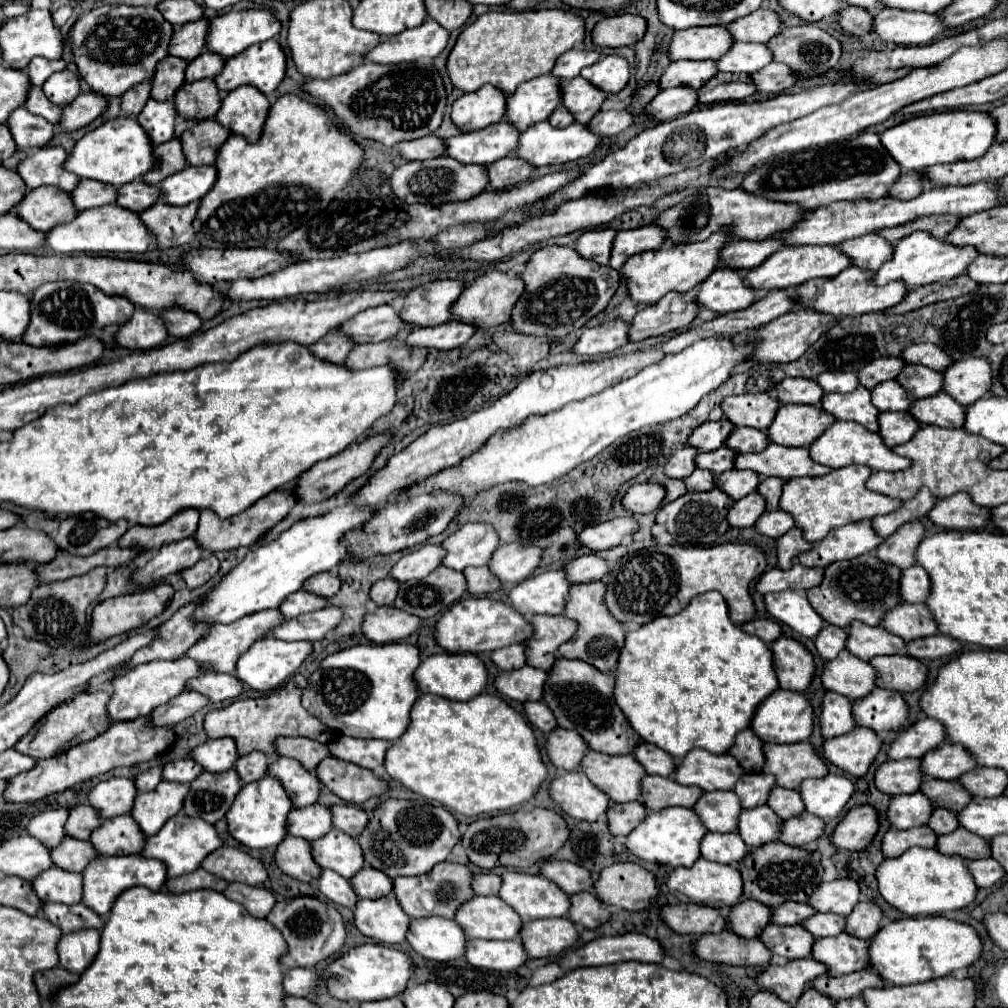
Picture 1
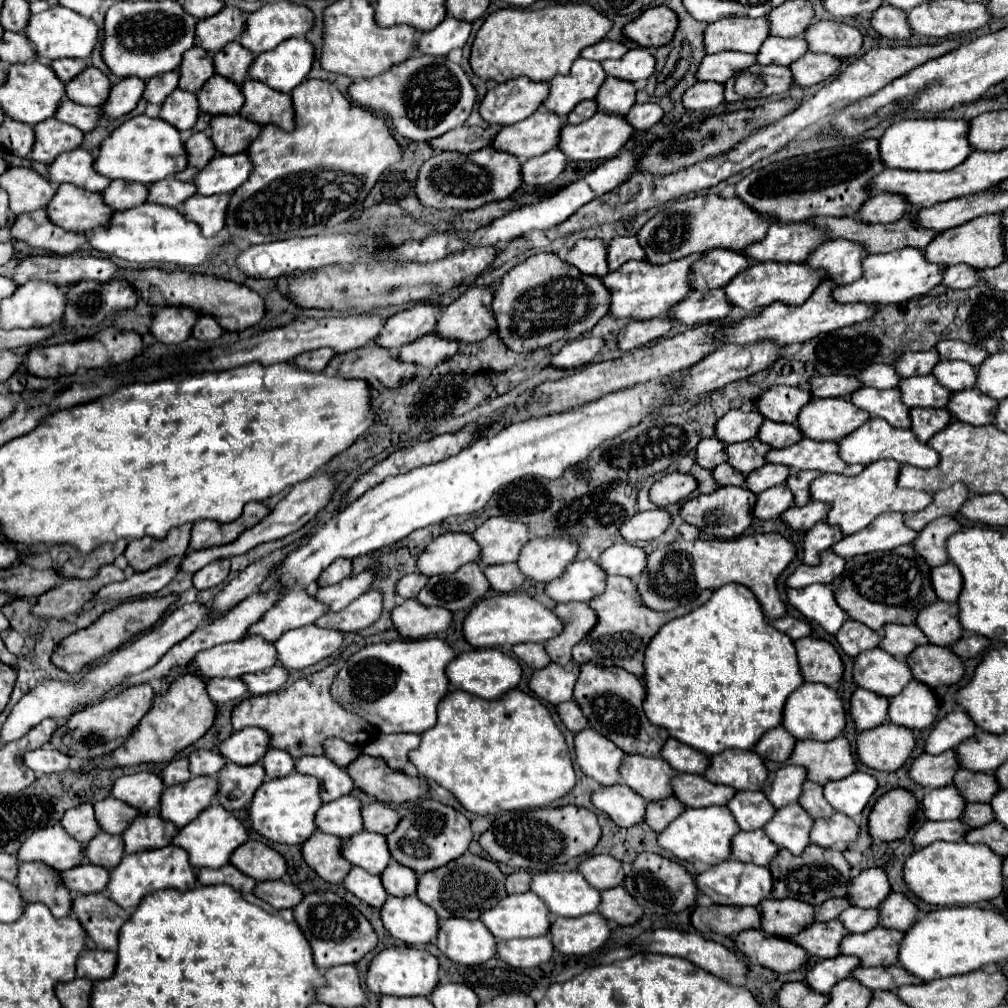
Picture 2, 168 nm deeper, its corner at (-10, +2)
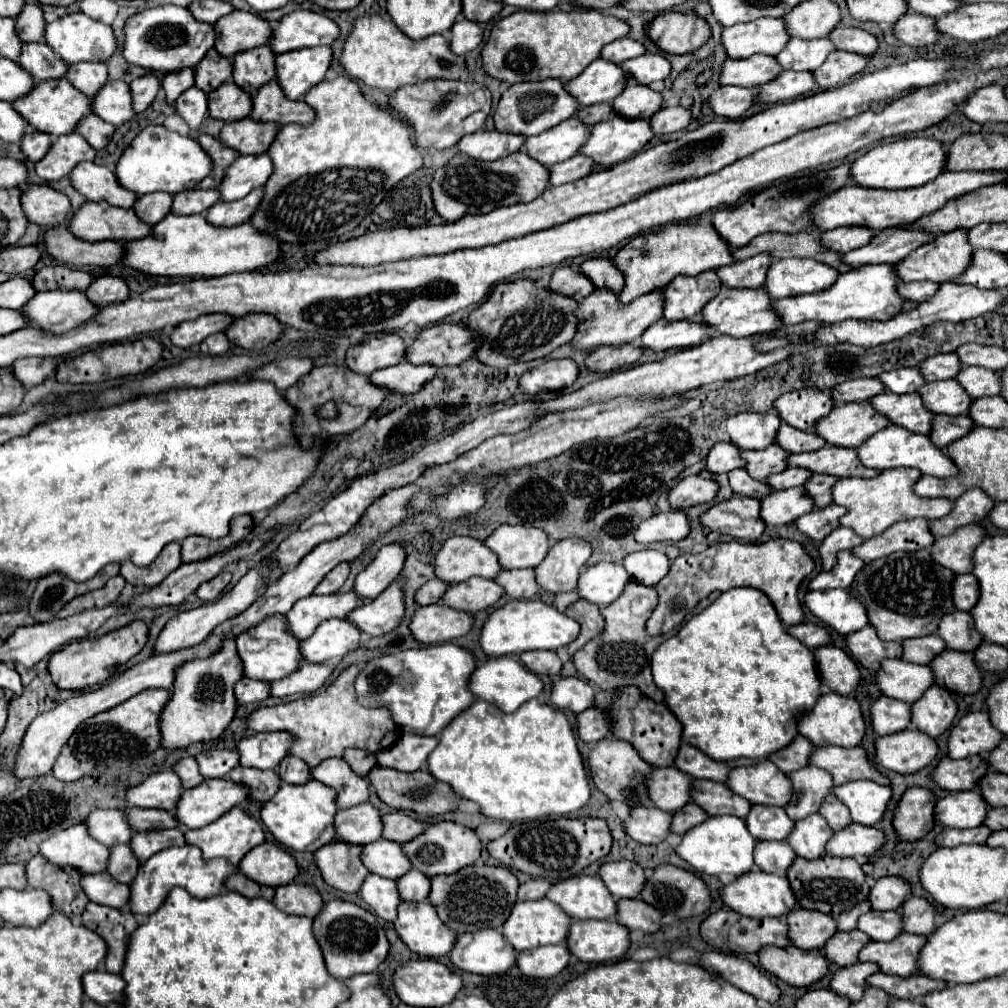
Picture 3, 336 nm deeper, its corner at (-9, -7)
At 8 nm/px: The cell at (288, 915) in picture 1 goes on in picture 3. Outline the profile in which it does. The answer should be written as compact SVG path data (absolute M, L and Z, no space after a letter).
M339 899L325 903L315 915L313 935L323 951L325 967L335 979L347 979L357 973L373 973L389 951L389 941L377 923L377 917L353 903Z

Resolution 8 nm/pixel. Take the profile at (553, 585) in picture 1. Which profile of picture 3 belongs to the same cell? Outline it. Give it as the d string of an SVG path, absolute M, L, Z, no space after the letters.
M599 563L579 575L577 593L579 599L603 607L621 595L627 581L627 571L619 563Z

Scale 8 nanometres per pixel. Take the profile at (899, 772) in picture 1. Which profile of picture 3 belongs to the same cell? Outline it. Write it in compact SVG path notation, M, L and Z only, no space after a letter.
M973 755L971 759L959 759L959 761L951 761L949 757L945 757L933 769L931 779L941 789L967 791L967 789L975 789L977 781L985 773L987 773L987 763L977 755Z

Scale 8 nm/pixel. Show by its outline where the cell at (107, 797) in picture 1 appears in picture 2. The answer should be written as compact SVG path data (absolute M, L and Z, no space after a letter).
M138 772L130 776L122 776L114 782L112 796L124 800L126 804L150 812L160 808L160 796L164 790L164 782L154 772Z

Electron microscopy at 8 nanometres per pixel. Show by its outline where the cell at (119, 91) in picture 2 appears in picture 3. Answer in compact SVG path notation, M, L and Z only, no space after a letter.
M145 75L135 79L131 85L131 99L133 99L133 111L139 115L143 113L155 99L157 91L159 91L159 79L155 75Z

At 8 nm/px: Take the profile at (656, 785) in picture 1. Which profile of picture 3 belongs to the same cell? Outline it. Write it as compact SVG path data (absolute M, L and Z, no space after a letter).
M697 779L691 783L691 799L707 815L735 815L747 817L751 803L735 793L731 793L723 783Z

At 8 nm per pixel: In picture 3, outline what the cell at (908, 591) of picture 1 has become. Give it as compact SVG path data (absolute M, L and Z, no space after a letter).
M971 573L955 575L955 581L951 585L951 593L953 593L953 605L961 611L969 611L971 605L975 605L975 601L977 601L975 577L971 577Z

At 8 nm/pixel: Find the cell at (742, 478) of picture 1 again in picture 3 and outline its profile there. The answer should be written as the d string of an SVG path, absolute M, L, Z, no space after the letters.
M785 469L781 473L767 477L765 483L773 491L779 491L779 489L789 489L789 487L799 487L799 485L803 485L803 481L807 481L807 477L811 477L811 473L807 473L807 469Z

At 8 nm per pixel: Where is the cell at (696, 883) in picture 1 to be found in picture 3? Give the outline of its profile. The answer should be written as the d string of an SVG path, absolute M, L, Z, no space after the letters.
M749 871L739 875L733 883L727 883L719 889L719 897L725 903L725 907L733 909L739 915L745 917L785 917L795 907L795 897L791 897L791 887L787 885L787 879L773 873L763 871Z

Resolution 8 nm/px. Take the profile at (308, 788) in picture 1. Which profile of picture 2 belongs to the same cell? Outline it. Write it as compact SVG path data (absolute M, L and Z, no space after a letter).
M302 756L296 760L296 772L316 776L324 784L324 802L338 800L354 790L354 780L350 778L346 768L336 766L326 756Z

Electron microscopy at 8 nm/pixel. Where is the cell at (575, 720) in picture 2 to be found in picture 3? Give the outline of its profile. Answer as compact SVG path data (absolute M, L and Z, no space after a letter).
M585 709L577 715L577 735L585 743L597 743L609 733L607 729L607 717L599 713L597 709Z

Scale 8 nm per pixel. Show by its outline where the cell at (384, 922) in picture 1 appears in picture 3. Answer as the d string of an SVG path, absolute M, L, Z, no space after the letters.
M429 901L423 903L401 903L395 919L395 931L401 941L421 957L441 957L451 951L457 933L451 933L439 921L435 907Z

